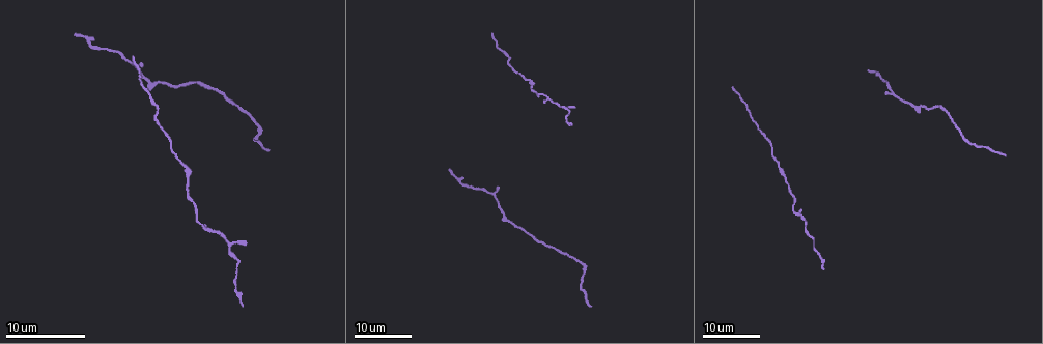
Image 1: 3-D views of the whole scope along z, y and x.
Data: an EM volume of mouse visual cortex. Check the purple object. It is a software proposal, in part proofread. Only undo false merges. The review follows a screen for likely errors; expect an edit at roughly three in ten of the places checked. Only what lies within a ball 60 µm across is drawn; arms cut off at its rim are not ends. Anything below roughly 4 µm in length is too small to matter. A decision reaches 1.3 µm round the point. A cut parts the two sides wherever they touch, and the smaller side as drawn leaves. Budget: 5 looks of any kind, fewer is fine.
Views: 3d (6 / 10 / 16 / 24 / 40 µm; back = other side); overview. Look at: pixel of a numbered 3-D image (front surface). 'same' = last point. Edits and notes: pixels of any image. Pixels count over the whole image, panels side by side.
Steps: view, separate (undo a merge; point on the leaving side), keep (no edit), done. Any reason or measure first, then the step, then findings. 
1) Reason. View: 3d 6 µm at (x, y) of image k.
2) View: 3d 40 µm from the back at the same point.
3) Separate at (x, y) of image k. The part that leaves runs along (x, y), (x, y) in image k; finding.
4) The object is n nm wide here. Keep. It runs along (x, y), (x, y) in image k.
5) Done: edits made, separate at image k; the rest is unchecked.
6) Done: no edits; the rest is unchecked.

View: 3d 16 µm at (769, 144) of image 1.

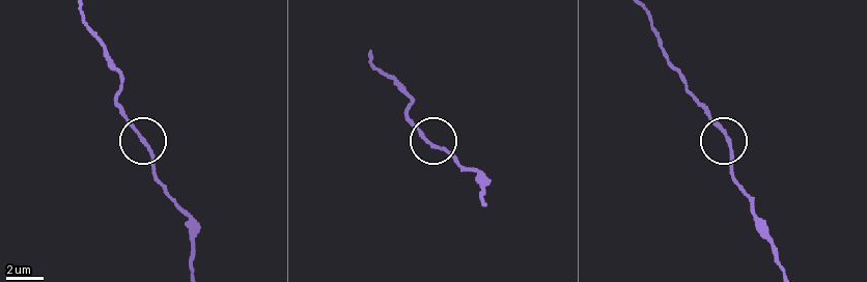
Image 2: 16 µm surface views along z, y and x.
View: 3d 6 µm at (728, 139) of image 2.

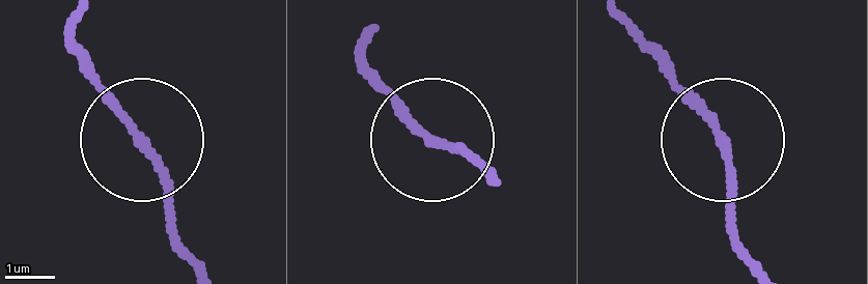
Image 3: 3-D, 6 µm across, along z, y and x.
The side arm is 14 µm long. Keep. Continuous, no second neuron.

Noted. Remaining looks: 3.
Three-way junction. View: 3d 16 µm at (804, 229) of image 1.

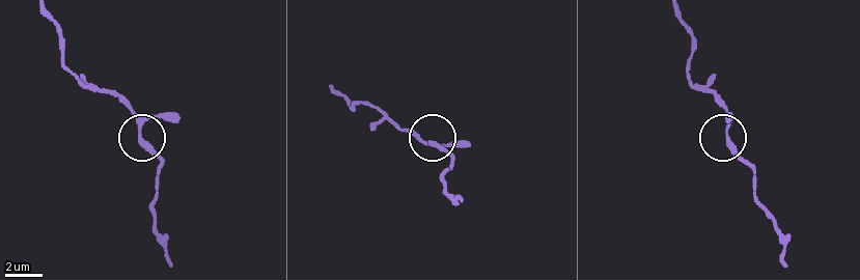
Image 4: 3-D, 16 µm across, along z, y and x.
Closer look. View: 3d 6 µm at (728, 129) of image 4.

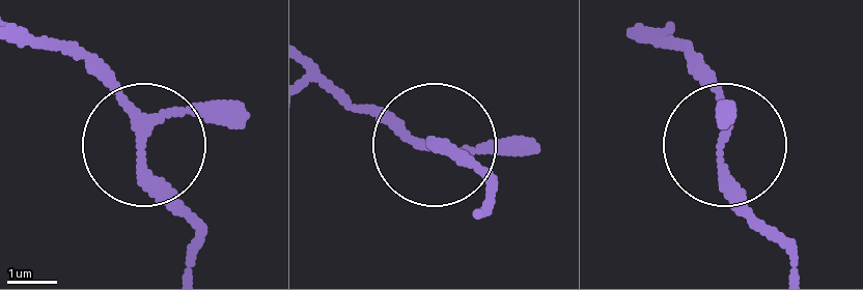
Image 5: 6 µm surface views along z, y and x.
The object is 180 nm wide here. Keep. It runs along (23, 30), (110, 88), (150, 174), (204, 232) in image 5; one neuron here.

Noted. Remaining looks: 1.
Done: no edits; the rest is unchecked.

